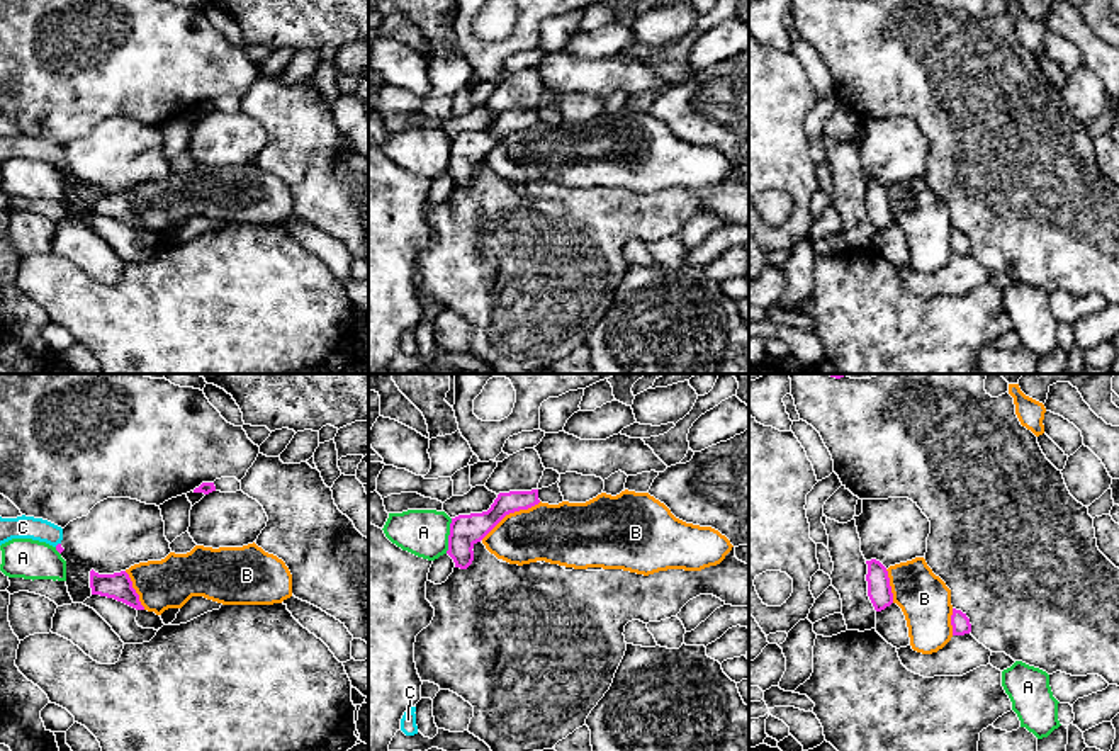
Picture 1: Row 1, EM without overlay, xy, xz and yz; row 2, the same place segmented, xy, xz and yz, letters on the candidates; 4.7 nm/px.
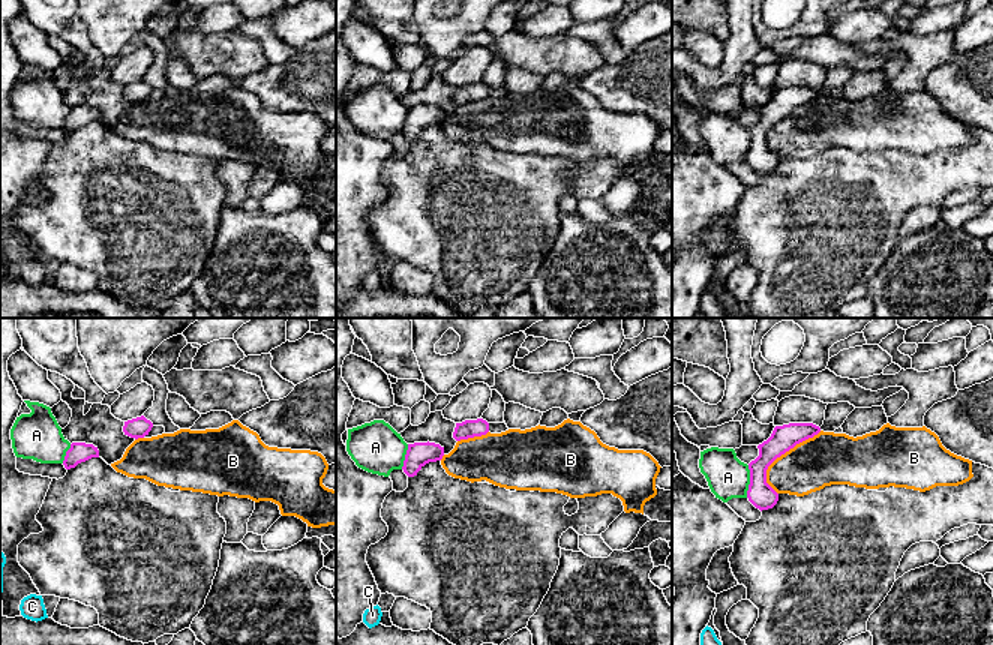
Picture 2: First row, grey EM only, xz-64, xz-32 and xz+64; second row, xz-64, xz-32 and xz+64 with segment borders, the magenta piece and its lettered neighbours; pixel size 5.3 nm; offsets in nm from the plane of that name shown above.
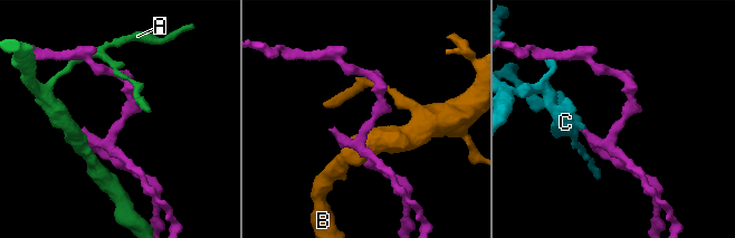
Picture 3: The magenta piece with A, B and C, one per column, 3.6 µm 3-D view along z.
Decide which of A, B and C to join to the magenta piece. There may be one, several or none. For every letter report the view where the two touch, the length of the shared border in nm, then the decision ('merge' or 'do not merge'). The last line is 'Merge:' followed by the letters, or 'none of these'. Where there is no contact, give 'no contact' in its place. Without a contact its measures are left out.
A: contact in xz; length 170 nm; do not merge
B: contact in xz; length 340 nm; do not merge
C: contact in xy; length 40 nm; merge
Merge: C

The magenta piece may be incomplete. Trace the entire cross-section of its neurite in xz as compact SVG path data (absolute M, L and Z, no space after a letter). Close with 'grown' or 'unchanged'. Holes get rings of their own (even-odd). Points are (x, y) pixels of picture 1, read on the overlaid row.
M538 489L499 493L487 511L452 518L448 551L455 567L467 569L474 561L474 545L506 515L538 505Z; unchanged

